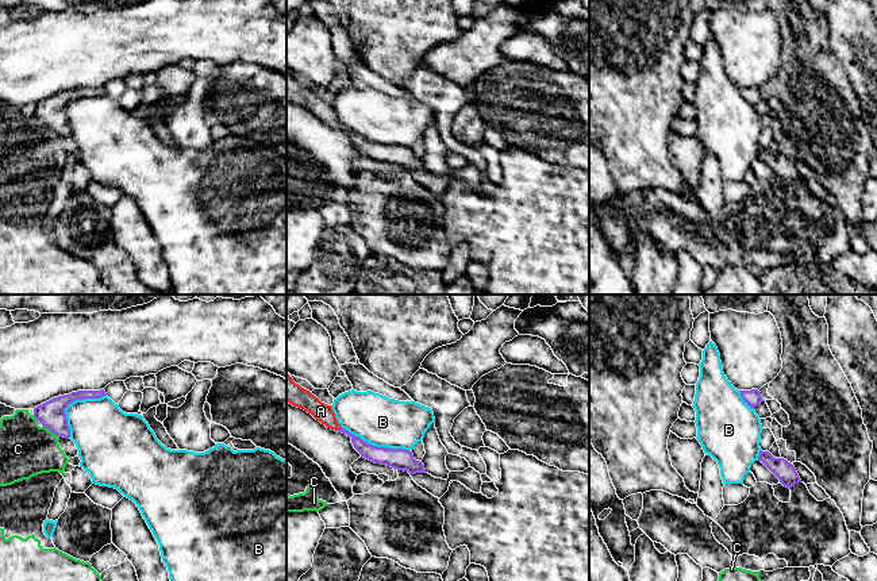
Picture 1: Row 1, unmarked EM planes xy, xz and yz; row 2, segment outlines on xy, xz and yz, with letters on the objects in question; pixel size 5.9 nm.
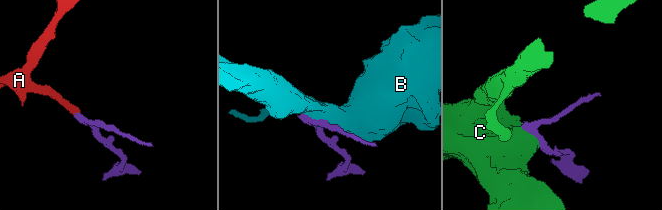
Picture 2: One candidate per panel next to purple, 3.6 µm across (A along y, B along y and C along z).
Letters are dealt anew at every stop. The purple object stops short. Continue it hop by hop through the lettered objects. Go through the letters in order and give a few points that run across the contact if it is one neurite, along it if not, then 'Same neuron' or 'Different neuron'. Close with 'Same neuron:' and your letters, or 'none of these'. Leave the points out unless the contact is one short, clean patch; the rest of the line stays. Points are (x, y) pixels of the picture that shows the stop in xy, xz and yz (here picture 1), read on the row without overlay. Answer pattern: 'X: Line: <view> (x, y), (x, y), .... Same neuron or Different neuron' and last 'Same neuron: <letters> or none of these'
A: Line: xz (369, 149), (349, 131), (338, 127), (307, 99). Same neuron
B: Different neuron
C: Different neuron
Same neuron: A

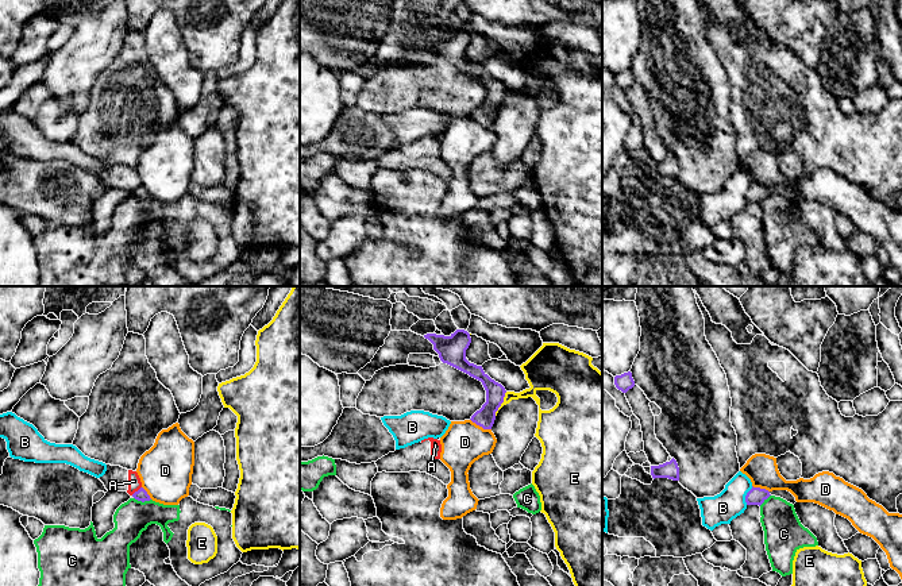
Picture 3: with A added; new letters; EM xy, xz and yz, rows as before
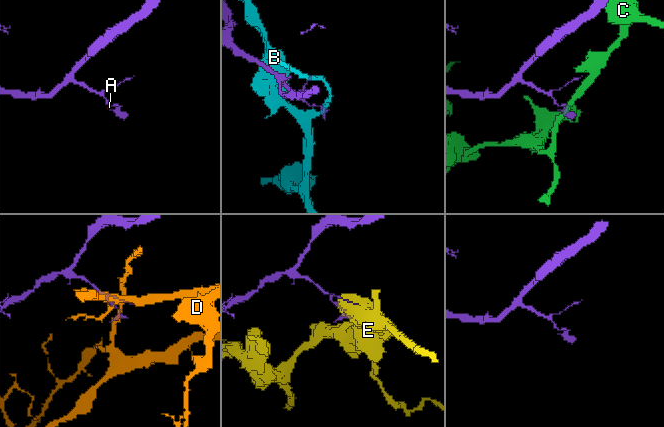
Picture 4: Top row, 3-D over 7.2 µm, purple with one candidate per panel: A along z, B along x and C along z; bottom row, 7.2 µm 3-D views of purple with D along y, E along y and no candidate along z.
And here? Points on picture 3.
A: Line: xy (141, 184), (131, 192). Different neuron
B: Line: yz (752, 184), (746, 193), (746, 201). Different neuron
C: Line: xy (134, 195), (142, 199), (150, 197). Different neuron
D: Different neuron
E: Different neuron
Same neuron: none of these

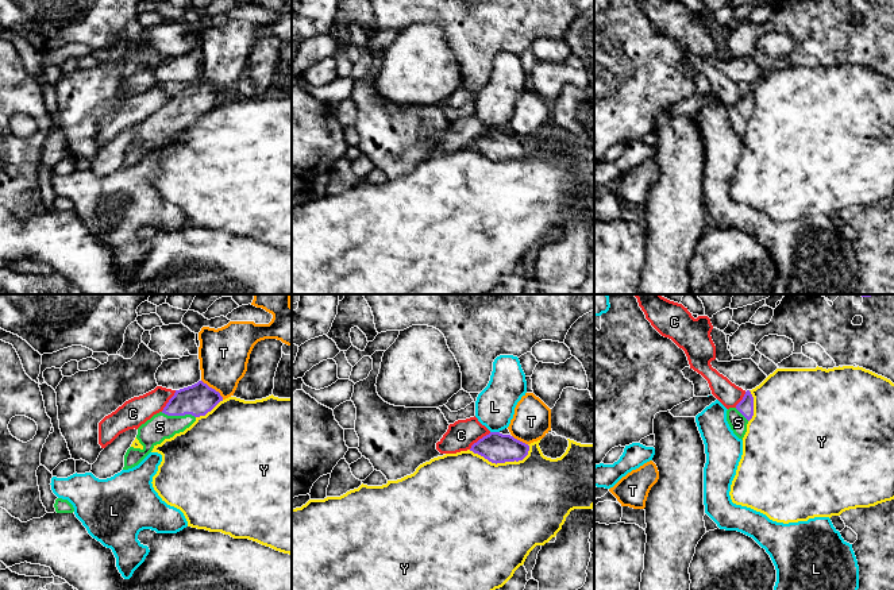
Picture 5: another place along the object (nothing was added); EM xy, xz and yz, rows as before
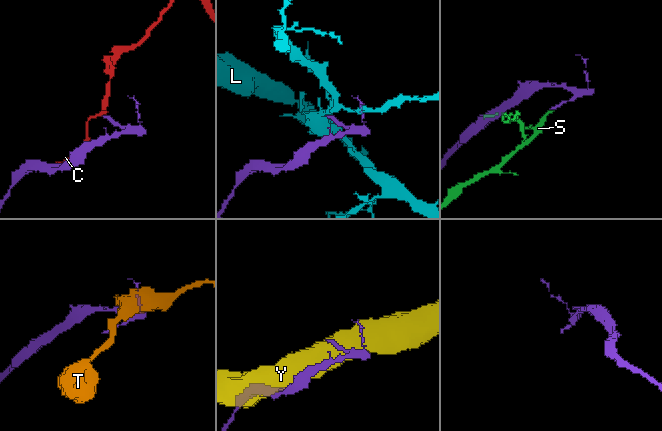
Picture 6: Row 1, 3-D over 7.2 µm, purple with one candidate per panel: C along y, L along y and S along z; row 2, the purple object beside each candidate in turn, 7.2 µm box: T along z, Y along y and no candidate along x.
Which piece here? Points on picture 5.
C: Line: xz (490, 130), (480, 135), (469, 146). Different neuron
L: Different neuron
S: Line: xy (197, 97), (192, 99), (178, 112), (160, 124). Same neuron
T: Different neuron
Y: Different neuron
Same neuron: S

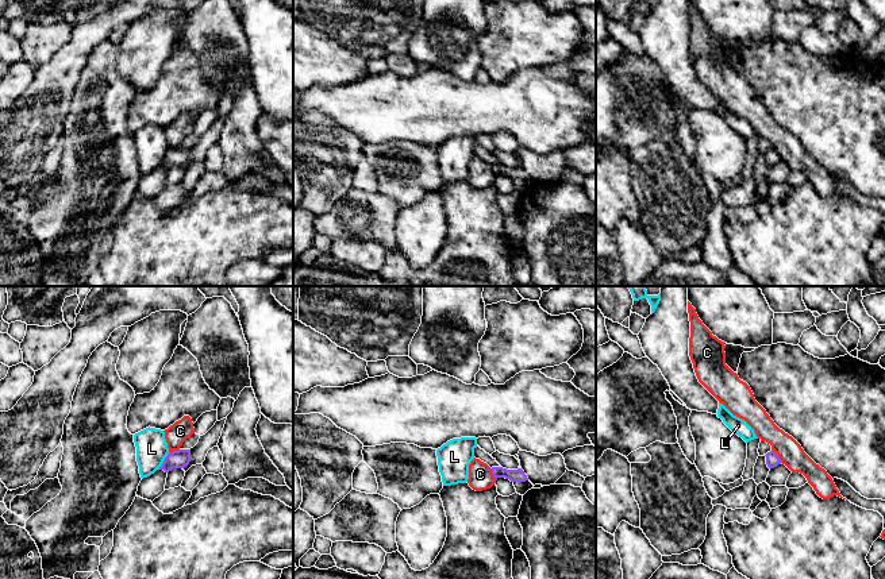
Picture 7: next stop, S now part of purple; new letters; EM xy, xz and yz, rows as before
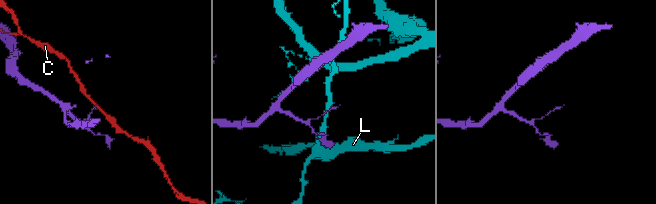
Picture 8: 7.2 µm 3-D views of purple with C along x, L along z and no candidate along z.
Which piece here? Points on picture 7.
C: Line: yz (772, 146), (781, 159). Different neuron
L: Different neuron
Same neuron: none of these

